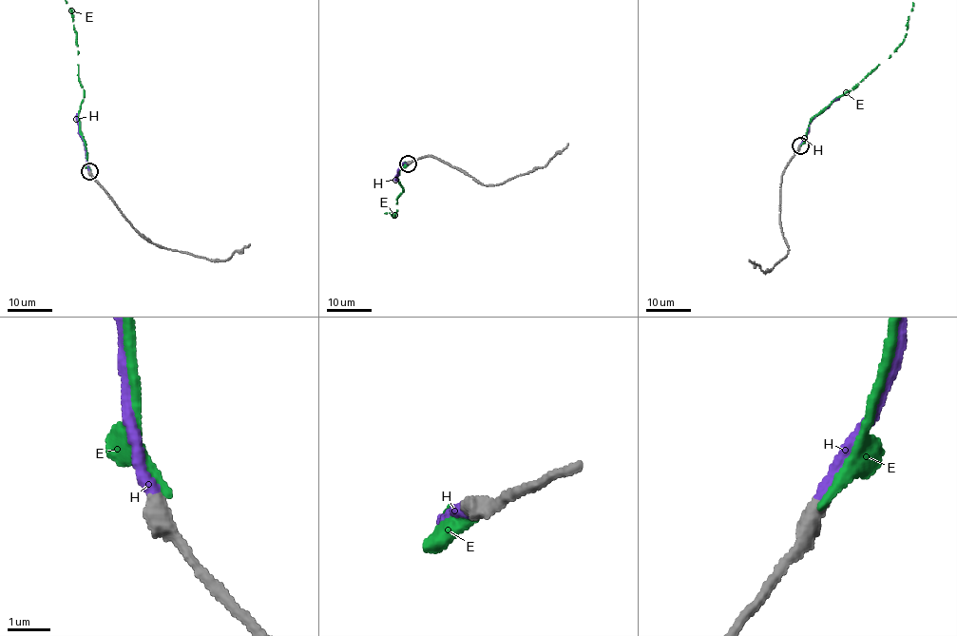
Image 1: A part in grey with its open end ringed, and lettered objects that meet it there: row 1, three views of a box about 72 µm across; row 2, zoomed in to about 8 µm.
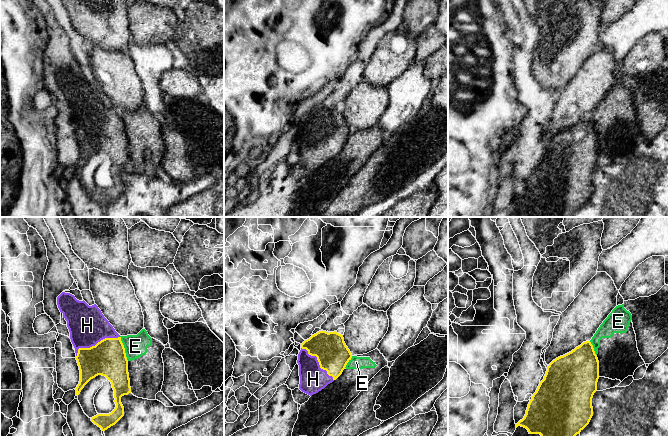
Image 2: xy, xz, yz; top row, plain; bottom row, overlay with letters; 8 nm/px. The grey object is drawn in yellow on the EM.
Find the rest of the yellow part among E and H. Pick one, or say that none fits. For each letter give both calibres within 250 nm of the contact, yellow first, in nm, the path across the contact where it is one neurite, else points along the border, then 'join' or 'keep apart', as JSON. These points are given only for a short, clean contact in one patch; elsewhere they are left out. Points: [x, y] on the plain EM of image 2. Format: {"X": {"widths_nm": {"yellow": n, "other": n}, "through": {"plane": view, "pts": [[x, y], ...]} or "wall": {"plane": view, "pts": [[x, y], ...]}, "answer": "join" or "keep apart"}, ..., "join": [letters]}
{"E": {"widths_nm": {"yellow": 280, "other": 180}, "wall": {"plane": "xy", "pts": [[120, 112], [125, 132], [128, 136]]}, "answer": "keep apart"}, "H": {"widths_nm": {"yellow": 280, "other": 300}, "answer": "join"}, "join": ["H"]}

